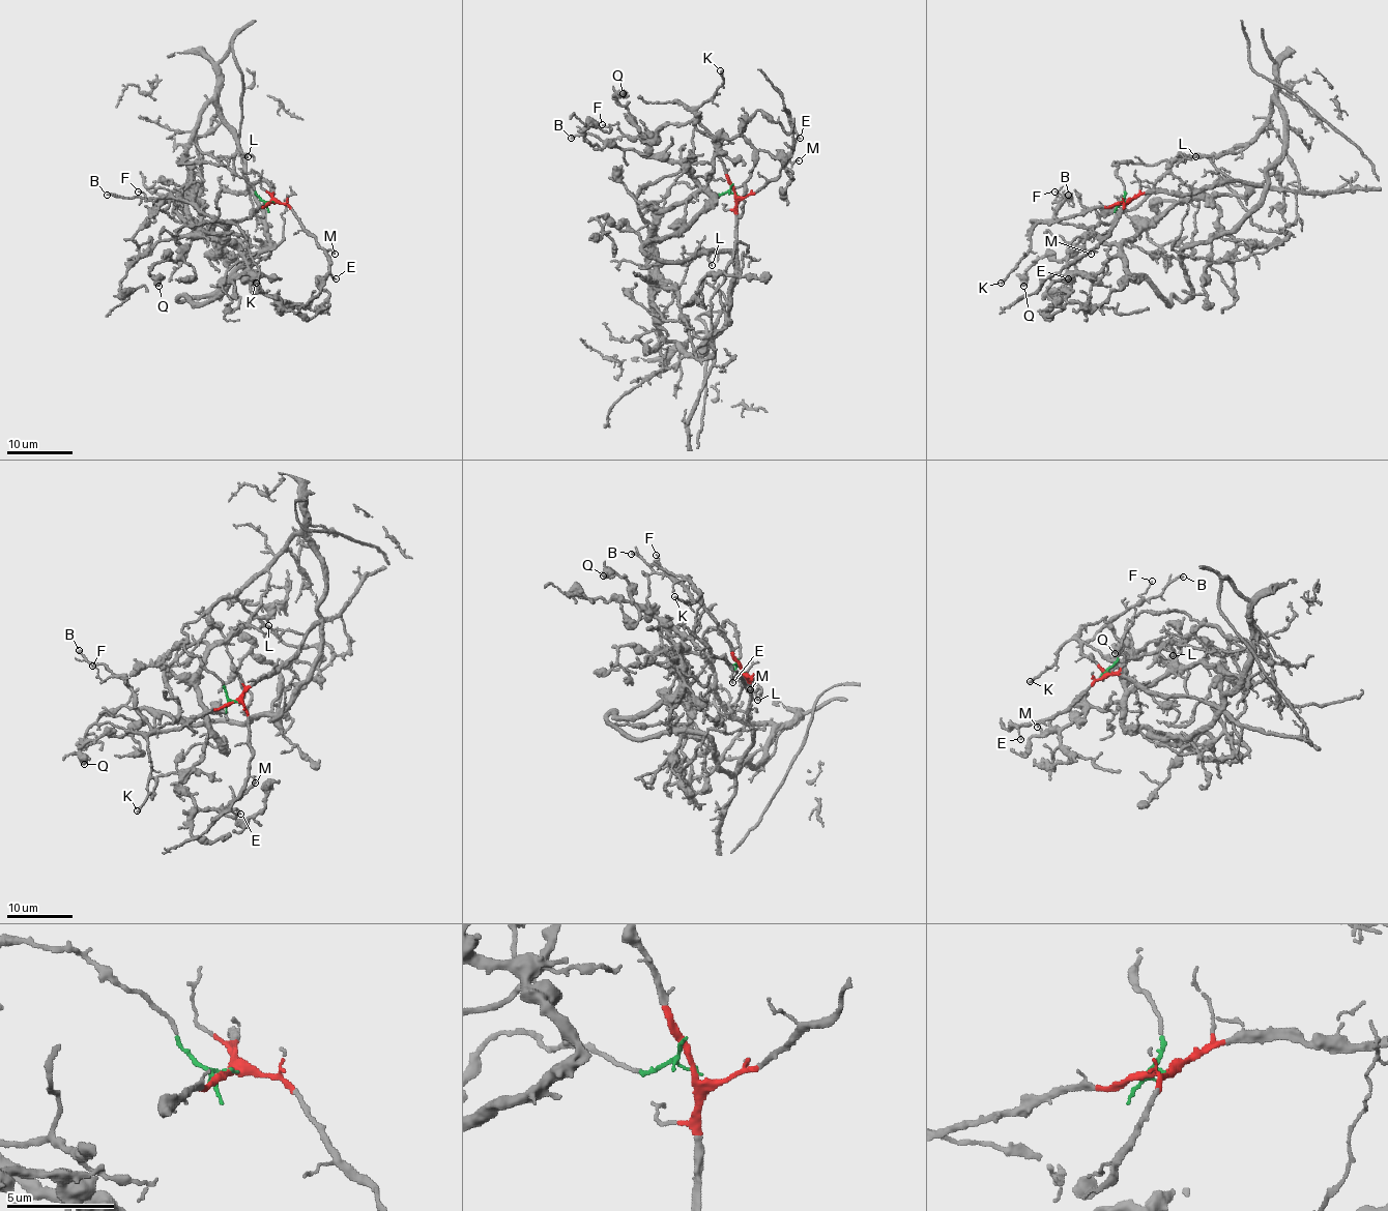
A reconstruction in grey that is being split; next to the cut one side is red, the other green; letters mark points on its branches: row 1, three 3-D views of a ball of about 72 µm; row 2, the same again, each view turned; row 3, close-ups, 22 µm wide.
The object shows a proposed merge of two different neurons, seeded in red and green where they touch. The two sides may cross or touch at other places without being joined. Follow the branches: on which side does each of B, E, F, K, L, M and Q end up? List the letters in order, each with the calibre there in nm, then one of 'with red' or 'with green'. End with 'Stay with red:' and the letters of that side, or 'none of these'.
B: 170 nm | with red
E: 120 nm | with red
F: 100 nm | with red
K: 200 nm | with red
L: 90 nm | with green
M: 100 nm | with red
Q: 600 nm | with green
Stay with red: B, E, F, K, M

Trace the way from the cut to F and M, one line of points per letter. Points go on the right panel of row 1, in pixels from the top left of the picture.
F: (1123, 202), (1110, 206), (1094, 206), (1078, 214), (1052, 222), (1053, 213), (1067, 198), (1056, 202), (1056, 192)
M: (1123, 202), (1127, 202), (1117, 225), (1090, 253)

